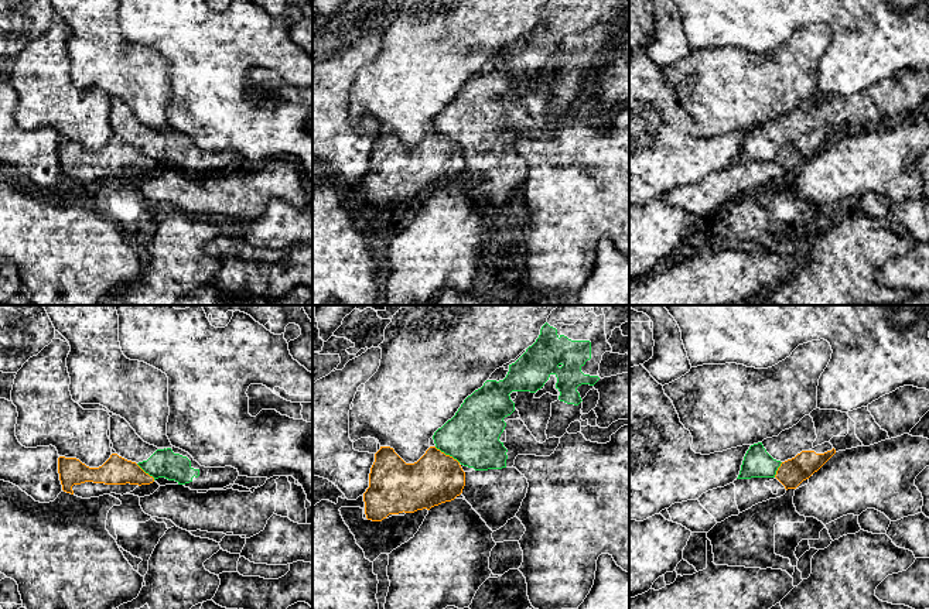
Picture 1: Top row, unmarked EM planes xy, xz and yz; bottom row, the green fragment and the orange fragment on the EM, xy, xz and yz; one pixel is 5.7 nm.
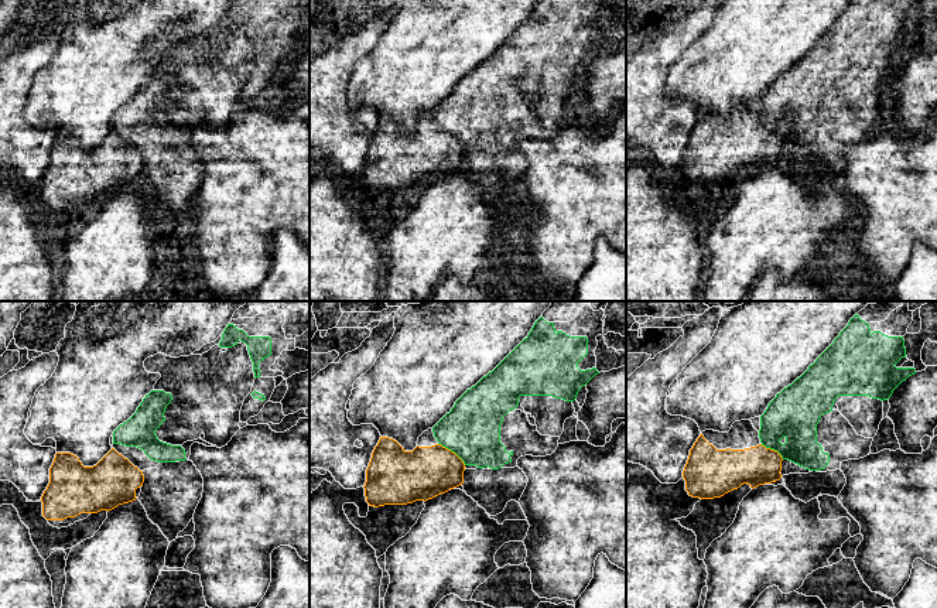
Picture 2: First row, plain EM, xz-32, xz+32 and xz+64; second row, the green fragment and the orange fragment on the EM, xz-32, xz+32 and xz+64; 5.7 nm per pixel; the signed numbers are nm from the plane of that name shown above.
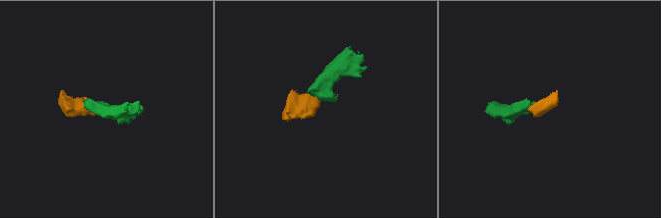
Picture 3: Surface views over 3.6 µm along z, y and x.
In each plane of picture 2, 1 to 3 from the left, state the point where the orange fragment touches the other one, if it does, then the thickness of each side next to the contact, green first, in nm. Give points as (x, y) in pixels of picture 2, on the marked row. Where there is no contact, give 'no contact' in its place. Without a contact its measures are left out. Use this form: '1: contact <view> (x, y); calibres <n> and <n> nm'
1: no contact
2: contact xz+32 (452, 451); calibres 320 and 300 nm
3: contact xz+64 (772, 448); calibres 280 and 220 nm

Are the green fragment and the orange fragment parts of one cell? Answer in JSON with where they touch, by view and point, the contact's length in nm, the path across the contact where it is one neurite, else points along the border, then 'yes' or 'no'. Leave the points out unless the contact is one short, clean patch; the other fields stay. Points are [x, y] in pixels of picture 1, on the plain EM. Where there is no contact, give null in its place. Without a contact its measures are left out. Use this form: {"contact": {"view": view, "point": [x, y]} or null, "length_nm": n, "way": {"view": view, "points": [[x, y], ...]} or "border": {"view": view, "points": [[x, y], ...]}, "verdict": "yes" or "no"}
{"contact": {"view": "xz", "point": [447, 137]}, "length_nm": 180, "border": {"view": "xz", "points": [[434, 130], [460, 146]]}, "verdict": "no"}

